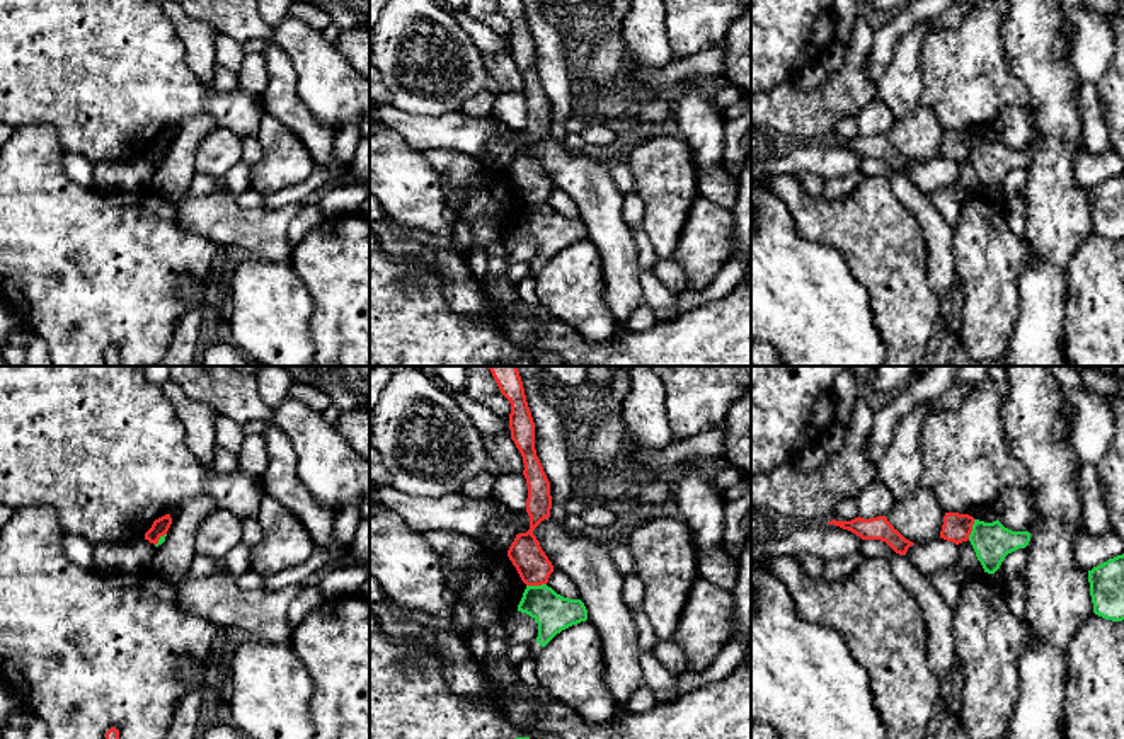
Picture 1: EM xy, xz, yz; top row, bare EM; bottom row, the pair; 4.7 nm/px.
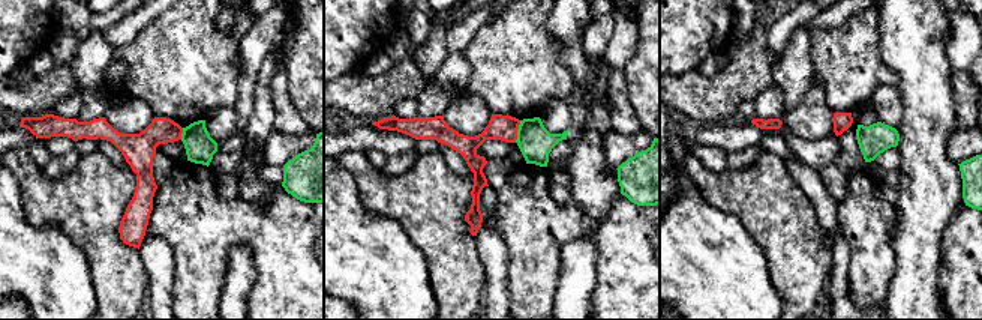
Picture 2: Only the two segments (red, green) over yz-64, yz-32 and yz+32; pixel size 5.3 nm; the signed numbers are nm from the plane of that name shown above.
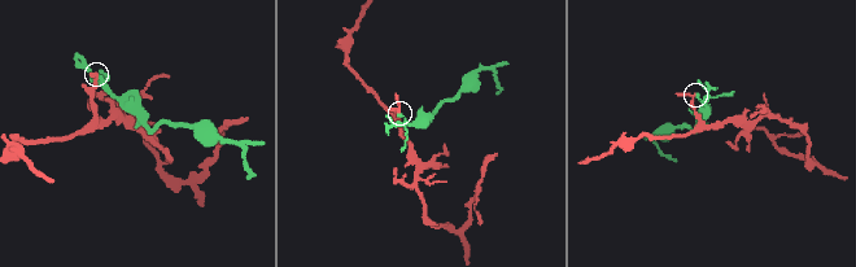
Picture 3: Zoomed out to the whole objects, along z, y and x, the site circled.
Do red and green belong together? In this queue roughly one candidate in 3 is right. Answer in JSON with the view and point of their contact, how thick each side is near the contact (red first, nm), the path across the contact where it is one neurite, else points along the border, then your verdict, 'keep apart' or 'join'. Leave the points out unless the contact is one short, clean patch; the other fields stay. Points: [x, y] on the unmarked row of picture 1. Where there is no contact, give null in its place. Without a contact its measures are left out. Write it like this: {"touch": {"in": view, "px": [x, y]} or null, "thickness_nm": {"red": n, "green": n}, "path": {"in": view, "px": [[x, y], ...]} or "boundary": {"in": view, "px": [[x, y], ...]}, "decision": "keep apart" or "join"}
{"touch": {"in": "xz", "px": [535, 203]}, "thickness_nm": {"red": 160, "green": 180}, "boundary": {"in": "xz", "px": [[545, 201], [527, 205]]}, "decision": "keep apart"}

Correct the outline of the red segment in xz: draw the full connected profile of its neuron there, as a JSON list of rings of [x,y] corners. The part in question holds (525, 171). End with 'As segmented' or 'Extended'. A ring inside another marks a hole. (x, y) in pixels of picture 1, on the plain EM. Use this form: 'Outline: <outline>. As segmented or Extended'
Outline: [[[496,0],[501,12],[511,22],[509,48],[511,58],[519,68],[525,82],[523,94],[528,104],[526,131],[530,135],[530,148],[516,153],[508,169],[508,175],[516,186],[526,204],[542,204],[548,201],[553,184],[533,153],[533,148],[550,136],[552,114],[550,100],[535,68],[535,41],[526,20],[523,0]]]. As segmented

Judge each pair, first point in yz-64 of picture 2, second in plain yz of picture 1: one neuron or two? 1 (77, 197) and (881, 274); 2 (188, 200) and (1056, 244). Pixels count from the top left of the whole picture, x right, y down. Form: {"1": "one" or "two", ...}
{"1": "one", "2": "two"}

